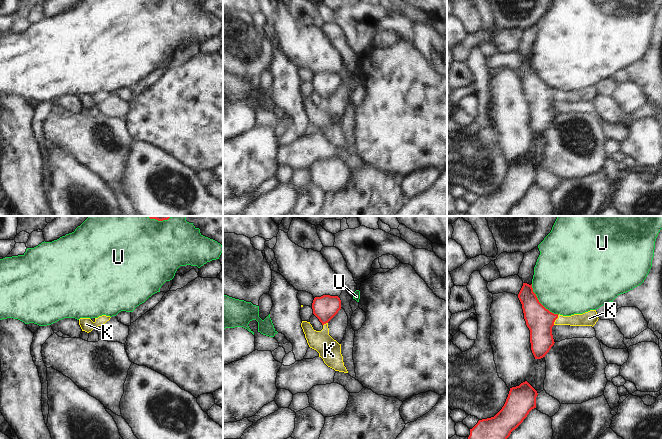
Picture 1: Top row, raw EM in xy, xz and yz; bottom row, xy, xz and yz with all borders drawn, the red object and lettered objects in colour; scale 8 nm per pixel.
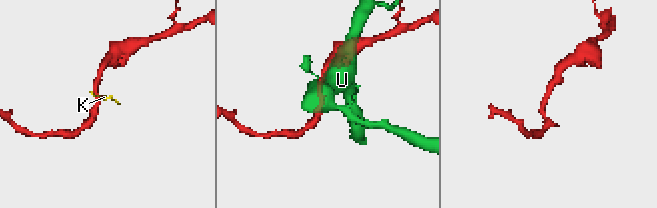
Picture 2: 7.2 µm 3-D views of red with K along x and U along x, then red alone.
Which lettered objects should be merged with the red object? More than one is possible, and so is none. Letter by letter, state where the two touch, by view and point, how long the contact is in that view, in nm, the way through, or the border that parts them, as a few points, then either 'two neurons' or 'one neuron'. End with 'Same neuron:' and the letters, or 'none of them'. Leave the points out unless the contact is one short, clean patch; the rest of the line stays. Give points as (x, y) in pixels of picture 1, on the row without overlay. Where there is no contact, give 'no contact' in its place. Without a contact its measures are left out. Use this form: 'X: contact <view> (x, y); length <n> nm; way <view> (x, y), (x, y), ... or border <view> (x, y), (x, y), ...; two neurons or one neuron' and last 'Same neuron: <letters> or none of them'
K: contact yz (555, 95); length 90 nm; way yz (539, 96), (555, 95), (586, 95); one neuron
U: contact yz (539, 78); length 340 nm; two neurons
Same neuron: K

